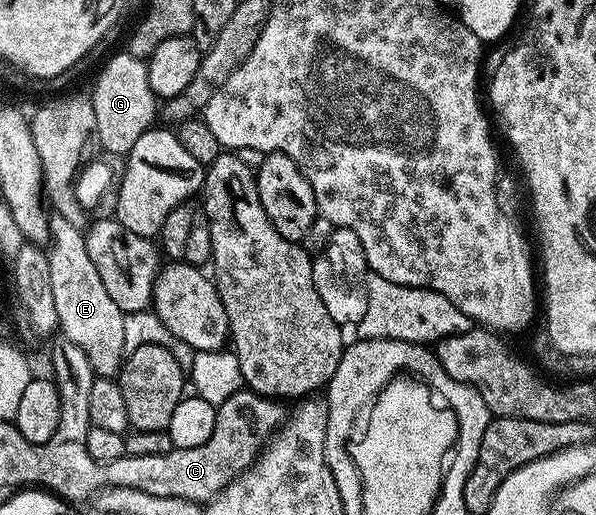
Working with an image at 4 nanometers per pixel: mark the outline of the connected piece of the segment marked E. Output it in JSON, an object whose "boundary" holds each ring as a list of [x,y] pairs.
{"boundary":[[[56,215],[50,223],[51,249],[53,248],[53,250],[47,259],[60,331],[62,334],[64,333],[66,341],[74,343],[76,349],[84,354],[96,377],[114,377],[122,365],[125,354],[123,342],[124,311],[105,290],[97,268],[94,267],[89,258],[84,233],[59,215]]]}

